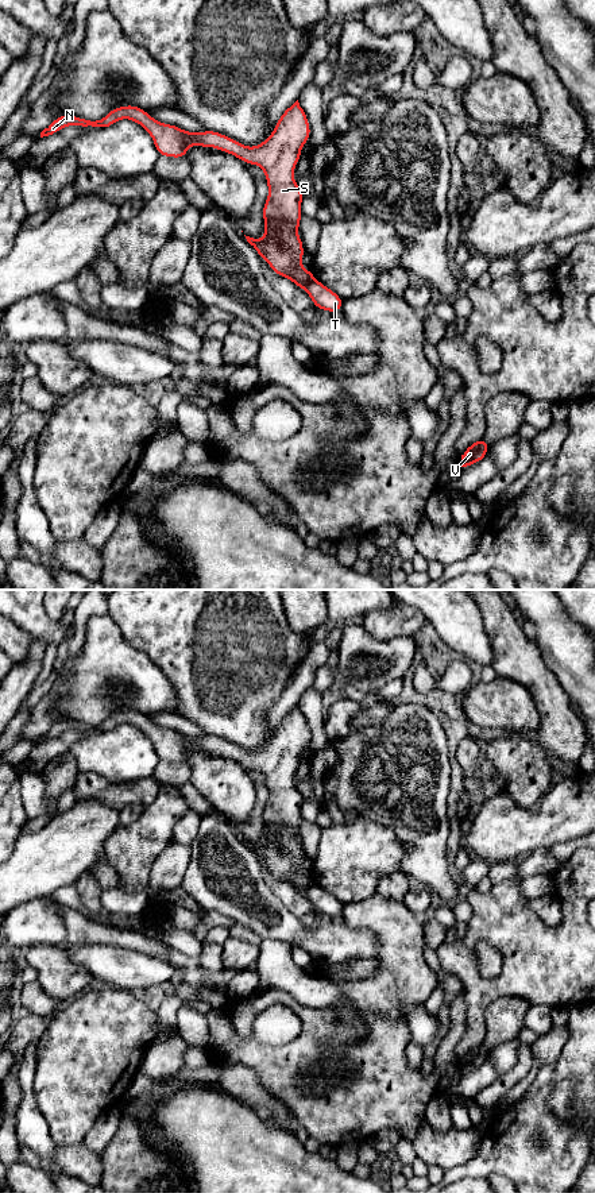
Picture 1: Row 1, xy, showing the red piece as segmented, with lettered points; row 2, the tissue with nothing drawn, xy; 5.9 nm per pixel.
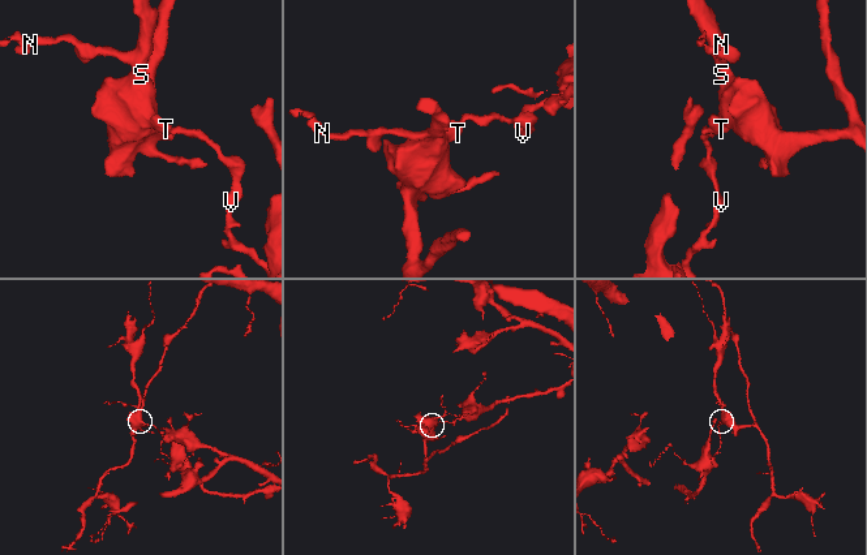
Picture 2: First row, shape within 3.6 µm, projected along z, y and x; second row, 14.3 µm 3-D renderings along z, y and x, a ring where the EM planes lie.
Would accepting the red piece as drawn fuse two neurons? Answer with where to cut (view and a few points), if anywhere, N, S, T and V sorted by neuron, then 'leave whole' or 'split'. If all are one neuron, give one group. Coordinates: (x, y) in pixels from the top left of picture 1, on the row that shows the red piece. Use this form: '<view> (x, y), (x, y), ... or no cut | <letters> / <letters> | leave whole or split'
xy (313, 277), (304, 288) | N S / T V | split

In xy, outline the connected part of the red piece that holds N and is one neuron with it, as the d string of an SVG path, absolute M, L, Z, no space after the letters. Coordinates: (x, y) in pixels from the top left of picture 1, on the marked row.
M298 100L282 113L271 135L256 147L244 146L217 131L188 132L152 119L147 111L135 105L117 107L96 121L62 115L40 132L40 138L69 126L109 127L121 119L140 124L162 157L185 158L189 146L215 147L244 163L260 166L268 185L262 211L264 238L246 239L277 275L290 279L301 289L308 286L313 273L302 269L304 244L298 236L304 193L294 181L293 171L301 158L302 146L310 138L310 126Z

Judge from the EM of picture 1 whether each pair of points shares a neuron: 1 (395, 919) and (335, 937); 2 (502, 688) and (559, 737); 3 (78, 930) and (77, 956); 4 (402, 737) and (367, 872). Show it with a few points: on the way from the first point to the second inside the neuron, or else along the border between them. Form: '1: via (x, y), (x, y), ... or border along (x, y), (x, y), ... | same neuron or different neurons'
1: border along (342, 921), (351, 927), (370, 930), (379, 950) | different neurons
2: border along (528, 690), (537, 710), (536, 730) | different neurons
3: border along (66, 941), (70, 944), (109, 945) | different neurons
4: border along (356, 813), (386, 825), (404, 844) | different neurons

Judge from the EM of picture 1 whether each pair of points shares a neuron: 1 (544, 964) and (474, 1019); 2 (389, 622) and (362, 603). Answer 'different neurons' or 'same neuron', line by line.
1: same neuron
2: different neurons

